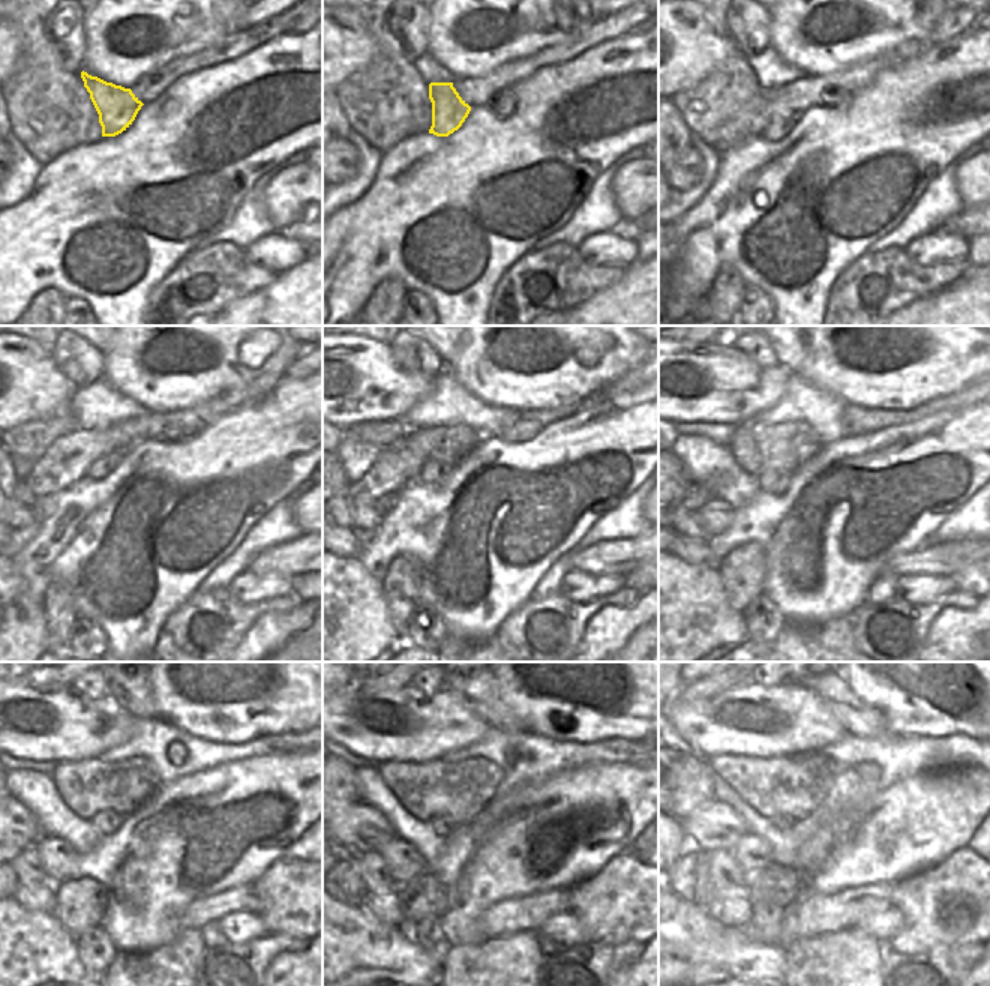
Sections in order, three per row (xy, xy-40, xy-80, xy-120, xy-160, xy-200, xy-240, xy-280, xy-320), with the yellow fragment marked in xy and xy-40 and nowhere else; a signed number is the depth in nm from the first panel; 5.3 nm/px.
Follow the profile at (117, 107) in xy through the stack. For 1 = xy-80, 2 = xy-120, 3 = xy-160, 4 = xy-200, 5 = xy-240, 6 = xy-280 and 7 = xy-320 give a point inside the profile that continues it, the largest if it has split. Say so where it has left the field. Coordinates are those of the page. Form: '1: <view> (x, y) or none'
1: xy-80 (779, 125)
2: xy-120 (104, 465)
3: xy-160 (432, 471)
4: xy-200 (771, 480)
5: xy-240 (105, 821)
6: xy-280 (443, 827)
7: xy-320 (786, 844)

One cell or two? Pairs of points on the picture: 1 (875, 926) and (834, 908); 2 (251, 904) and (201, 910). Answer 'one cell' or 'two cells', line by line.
1: two cells
2: one cell

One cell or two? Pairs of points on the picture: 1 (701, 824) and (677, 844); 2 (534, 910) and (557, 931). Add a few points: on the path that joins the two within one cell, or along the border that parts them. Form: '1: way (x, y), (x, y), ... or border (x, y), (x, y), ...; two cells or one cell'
1: border (680, 821), (689, 844); two cells
2: border (566, 910), (549, 916), (536, 931); two cells

